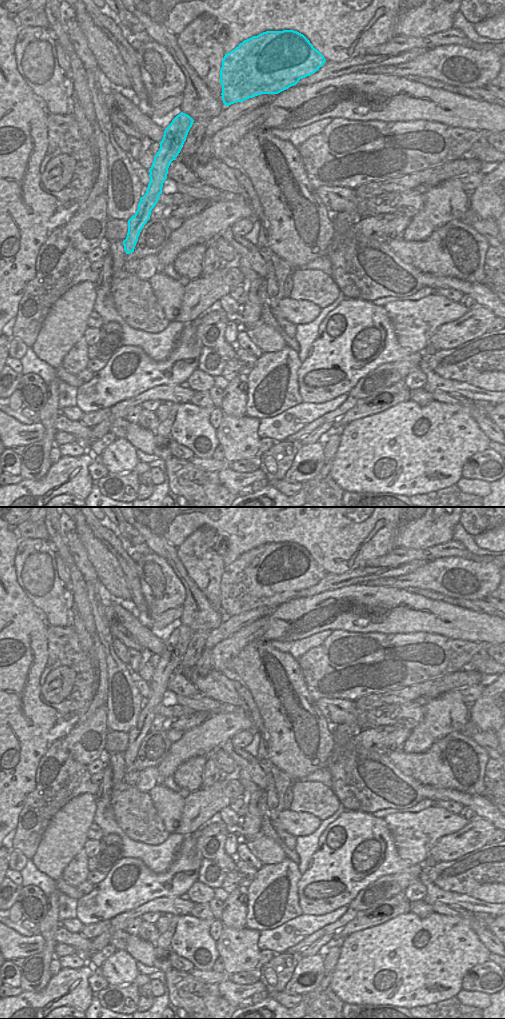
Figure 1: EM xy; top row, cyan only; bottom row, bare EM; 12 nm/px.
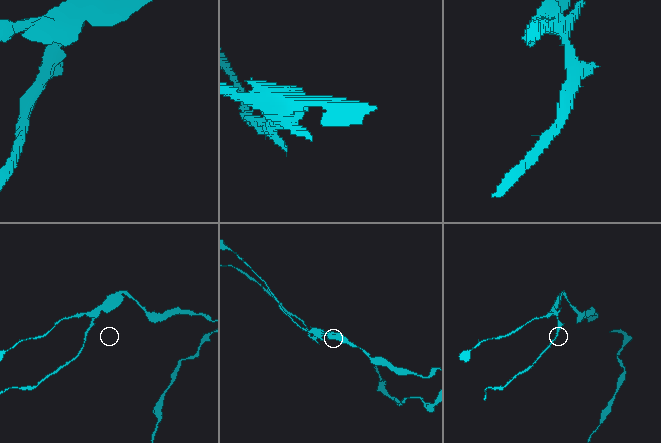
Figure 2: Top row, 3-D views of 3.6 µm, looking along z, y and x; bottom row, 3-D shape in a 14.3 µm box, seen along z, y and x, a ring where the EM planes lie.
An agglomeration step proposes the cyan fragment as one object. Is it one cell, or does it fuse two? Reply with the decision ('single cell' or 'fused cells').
fused cells

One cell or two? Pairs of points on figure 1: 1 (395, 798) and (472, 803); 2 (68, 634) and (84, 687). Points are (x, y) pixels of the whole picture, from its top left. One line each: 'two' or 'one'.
1: one
2: one

